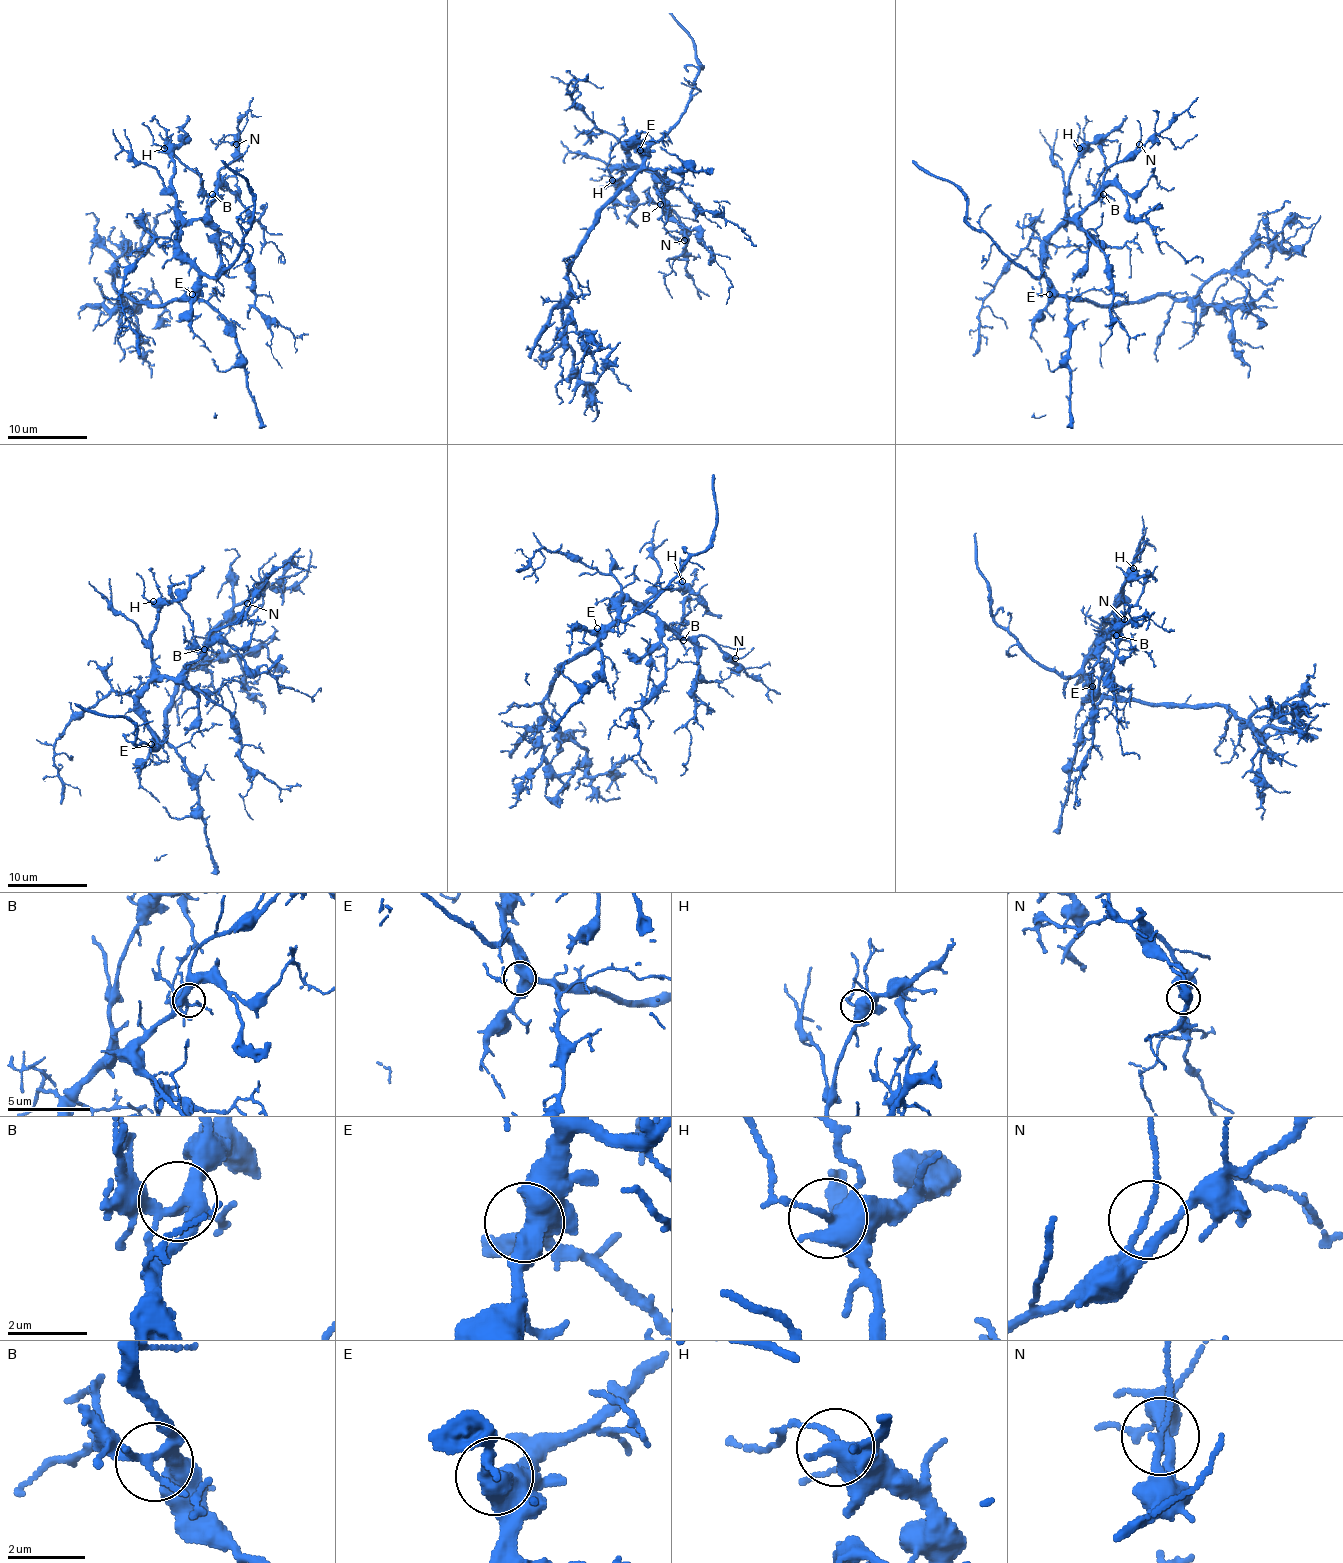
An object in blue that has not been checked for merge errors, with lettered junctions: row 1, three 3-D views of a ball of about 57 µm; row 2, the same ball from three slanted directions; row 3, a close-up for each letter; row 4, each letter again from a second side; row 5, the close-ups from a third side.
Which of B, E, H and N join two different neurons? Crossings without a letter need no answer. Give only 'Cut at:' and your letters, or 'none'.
Cut at: none

